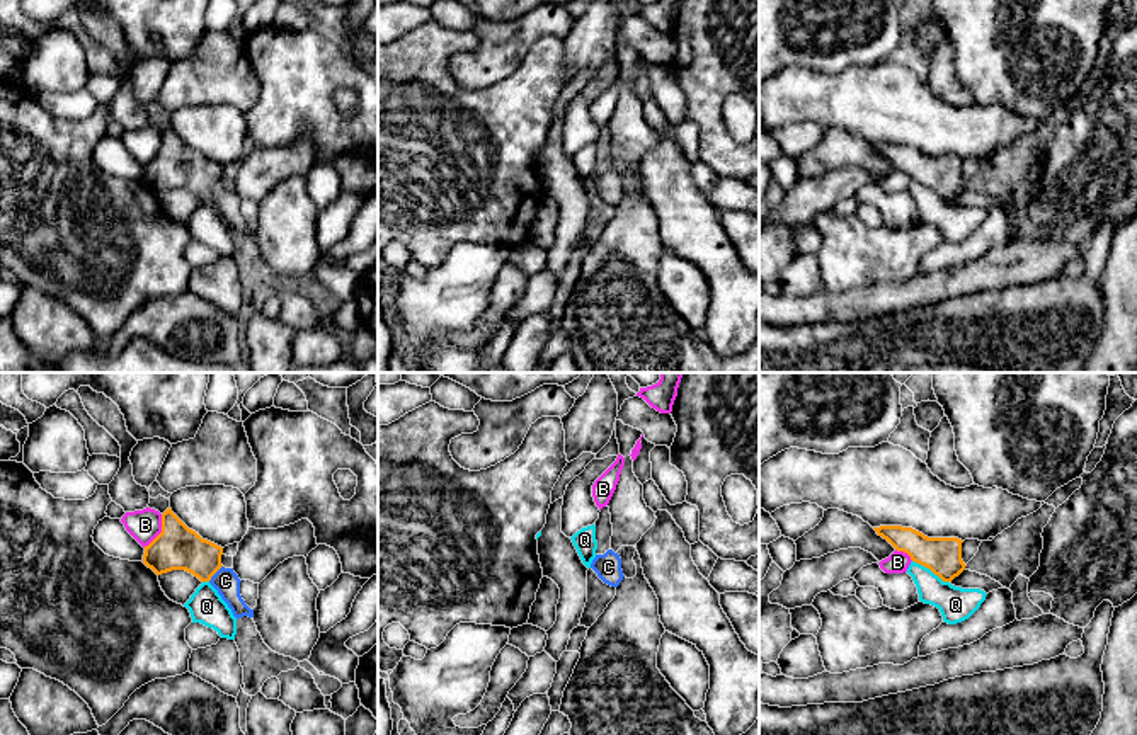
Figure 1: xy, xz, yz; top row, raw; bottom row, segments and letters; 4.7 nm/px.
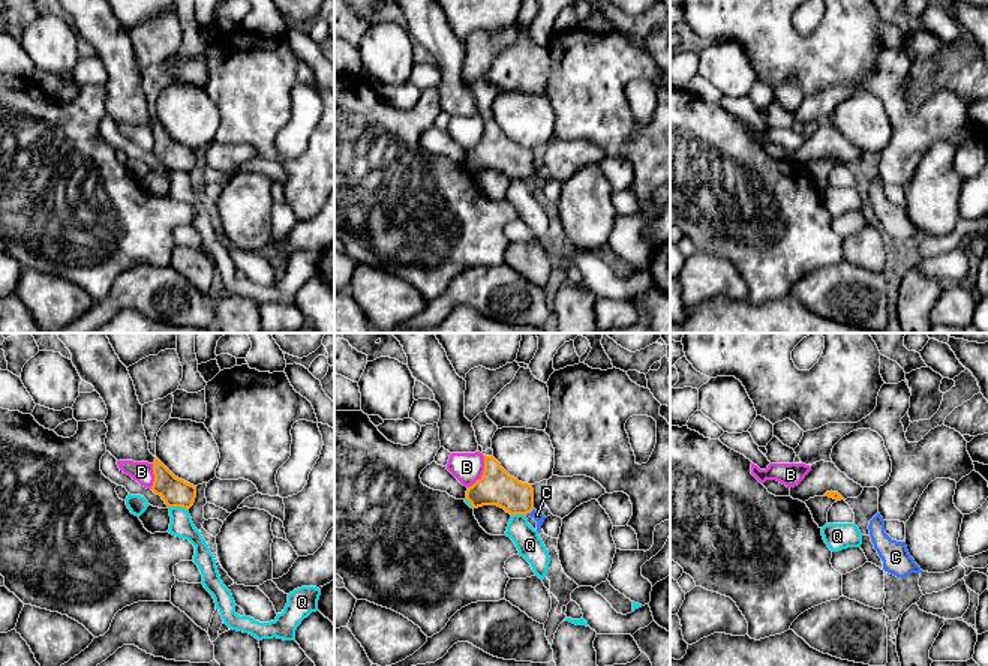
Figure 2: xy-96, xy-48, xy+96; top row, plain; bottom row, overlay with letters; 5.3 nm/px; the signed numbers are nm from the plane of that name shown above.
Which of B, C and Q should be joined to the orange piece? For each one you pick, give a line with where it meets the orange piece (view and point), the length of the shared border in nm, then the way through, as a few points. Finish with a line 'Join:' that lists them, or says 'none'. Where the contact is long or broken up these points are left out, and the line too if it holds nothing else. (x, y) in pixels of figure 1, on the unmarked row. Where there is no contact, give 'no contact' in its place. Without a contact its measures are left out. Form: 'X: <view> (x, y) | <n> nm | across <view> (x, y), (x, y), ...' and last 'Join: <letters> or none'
C: xy (215, 191) | 100 nm | across xy (177, 165), (196, 174), (215, 191), (225, 199)
Join: C

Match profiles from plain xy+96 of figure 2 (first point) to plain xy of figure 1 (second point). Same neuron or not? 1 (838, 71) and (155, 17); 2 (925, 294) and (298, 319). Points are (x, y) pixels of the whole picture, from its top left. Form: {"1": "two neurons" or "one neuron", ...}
{"1": "one neuron", "2": "two neurons"}

